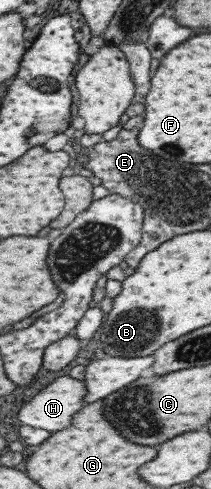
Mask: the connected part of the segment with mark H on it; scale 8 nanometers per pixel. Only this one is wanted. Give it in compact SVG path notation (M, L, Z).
M60 376L26 402L18 416L23 424L48 431L62 431L72 427L75 416L87 406L88 394L86 379Z

